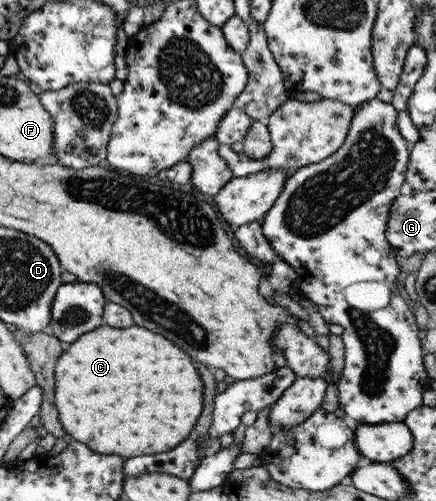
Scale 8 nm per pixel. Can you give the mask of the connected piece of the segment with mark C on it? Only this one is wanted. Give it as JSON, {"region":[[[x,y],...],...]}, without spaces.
{"region":[[[103,325],[87,335],[80,335],[67,347],[55,366],[55,405],[61,425],[75,441],[85,443],[98,454],[135,457],[172,450],[183,439],[190,438],[189,433],[203,411],[203,383],[191,357],[175,343],[145,327],[115,329]]]}

